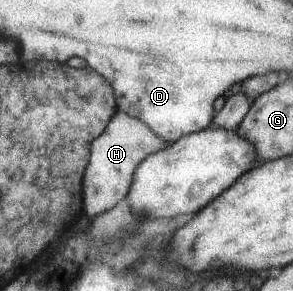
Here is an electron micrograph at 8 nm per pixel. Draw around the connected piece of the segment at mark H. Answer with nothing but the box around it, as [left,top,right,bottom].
[83,111,168,217]

